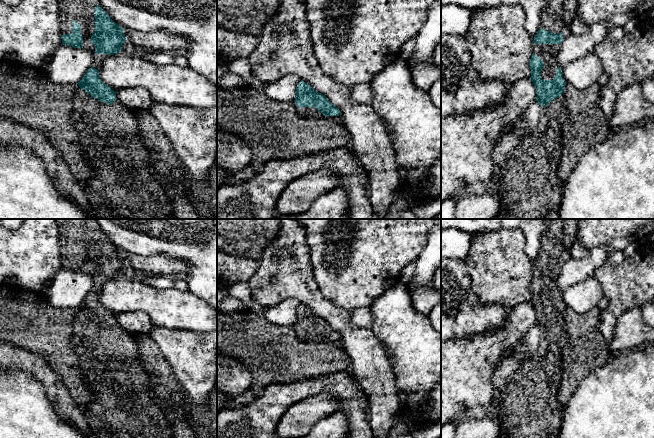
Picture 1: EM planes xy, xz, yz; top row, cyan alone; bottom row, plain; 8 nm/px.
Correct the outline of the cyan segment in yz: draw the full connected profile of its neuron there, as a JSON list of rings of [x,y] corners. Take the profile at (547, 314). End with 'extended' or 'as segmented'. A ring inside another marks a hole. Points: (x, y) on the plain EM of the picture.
[[[544,219],[547,225],[540,240],[540,249],[534,260],[533,278],[530,283],[531,305],[537,314],[536,325],[540,330],[547,330],[554,322],[565,316],[567,306],[562,300],[562,293],[557,286],[561,267],[571,258],[571,248],[577,234],[577,219]]] | extended

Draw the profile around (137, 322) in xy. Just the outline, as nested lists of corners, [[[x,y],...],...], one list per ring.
[[[124,312],[116,315],[117,324],[132,334],[147,334],[152,329],[152,322],[145,312]]]

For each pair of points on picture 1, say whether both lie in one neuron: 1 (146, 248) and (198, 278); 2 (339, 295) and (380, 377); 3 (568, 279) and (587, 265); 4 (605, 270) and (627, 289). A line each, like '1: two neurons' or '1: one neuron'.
1: one neuron
2: two neurons
3: one neuron
4: one neuron

